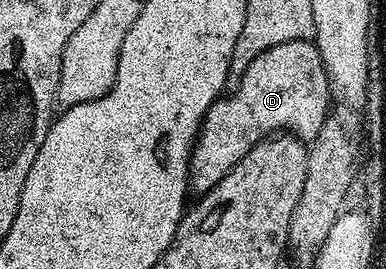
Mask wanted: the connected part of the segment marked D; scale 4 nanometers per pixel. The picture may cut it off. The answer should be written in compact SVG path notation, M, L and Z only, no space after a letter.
M313 40L268 47L268 51L256 55L256 59L248 63L237 80L238 86L234 90L231 88L211 103L190 151L188 181L195 194L201 195L216 187L216 183L220 183L220 179L224 179L224 175L228 175L252 147L267 137L285 131L299 141L309 143L320 135L320 127L324 127L327 117L331 116L328 75Z

